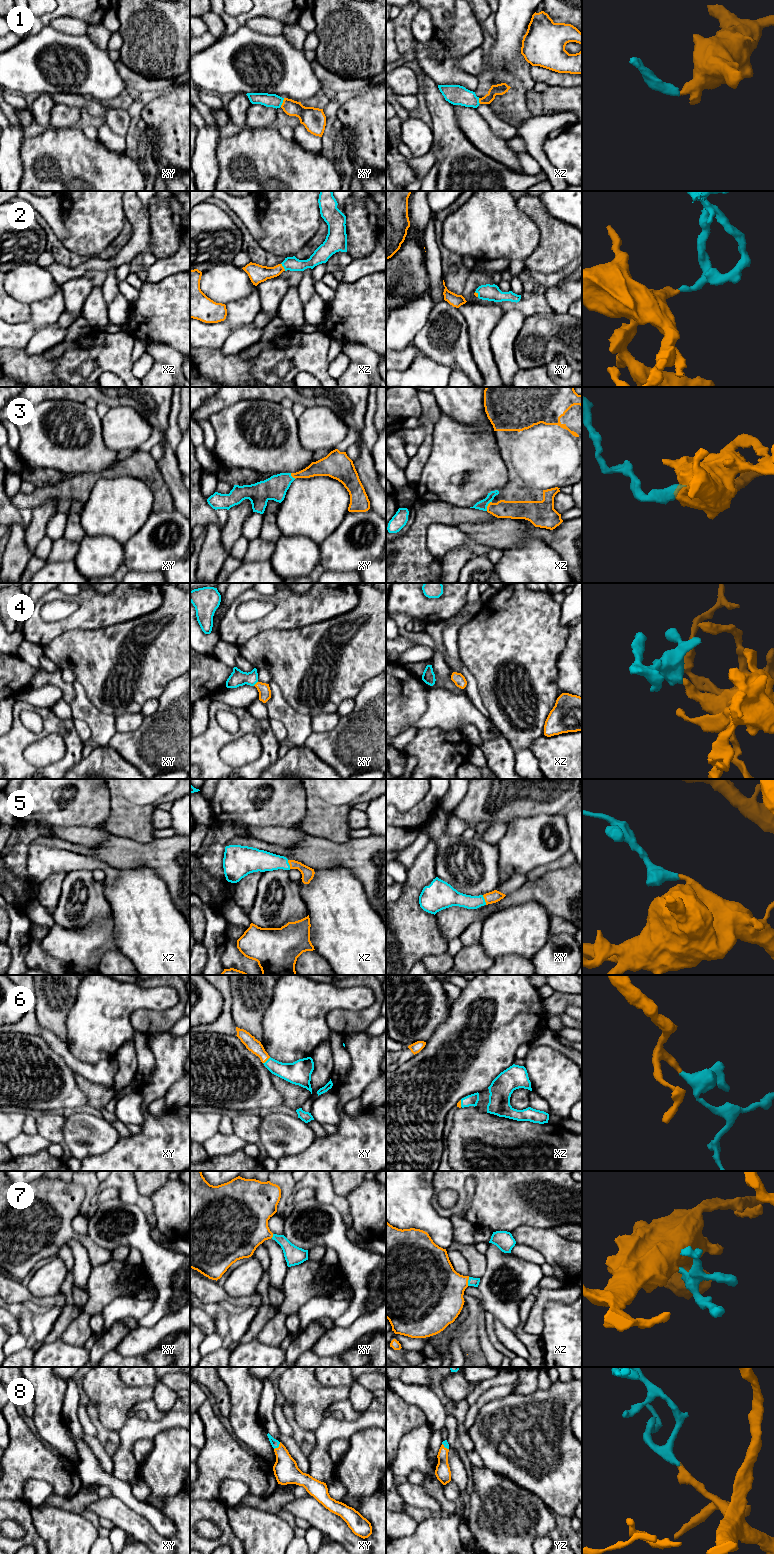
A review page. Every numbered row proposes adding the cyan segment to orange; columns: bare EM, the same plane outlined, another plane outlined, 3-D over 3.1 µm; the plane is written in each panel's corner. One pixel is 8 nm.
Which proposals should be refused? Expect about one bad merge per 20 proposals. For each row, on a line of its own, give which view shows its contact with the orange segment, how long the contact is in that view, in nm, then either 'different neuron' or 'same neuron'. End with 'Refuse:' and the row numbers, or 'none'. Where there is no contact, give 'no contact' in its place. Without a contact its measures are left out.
1: xy | 80 nm | same neuron
2: xz | 70 nm | same neuron
3: xz | 90 nm | same neuron
4: xy | 50 nm | same neuron
5: xy | 90 nm | same neuron
6: xy | 80 nm | same neuron
7: xz | 70 nm | same neuron
8: xy | 80 nm | same neuron
Refuse: none

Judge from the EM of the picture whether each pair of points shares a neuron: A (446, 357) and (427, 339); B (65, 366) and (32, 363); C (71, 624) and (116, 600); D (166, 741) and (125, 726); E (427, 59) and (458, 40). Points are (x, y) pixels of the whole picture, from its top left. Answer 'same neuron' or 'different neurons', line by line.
A: same neuron
B: different neurons
C: same neuron
D: different neurons
E: same neuron

